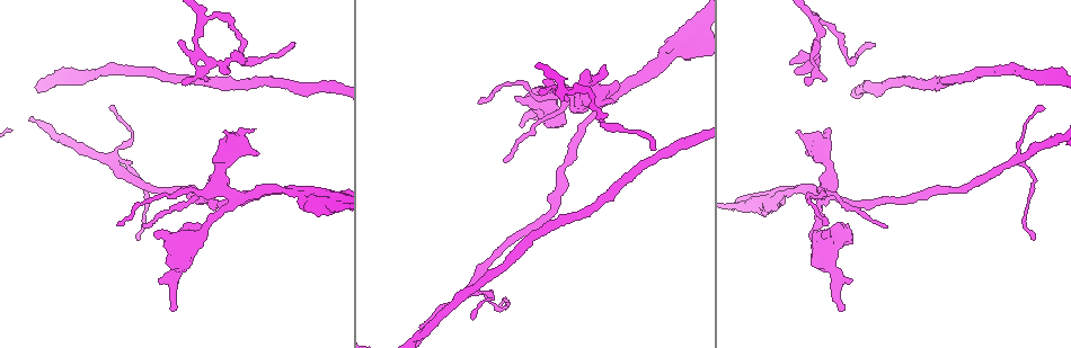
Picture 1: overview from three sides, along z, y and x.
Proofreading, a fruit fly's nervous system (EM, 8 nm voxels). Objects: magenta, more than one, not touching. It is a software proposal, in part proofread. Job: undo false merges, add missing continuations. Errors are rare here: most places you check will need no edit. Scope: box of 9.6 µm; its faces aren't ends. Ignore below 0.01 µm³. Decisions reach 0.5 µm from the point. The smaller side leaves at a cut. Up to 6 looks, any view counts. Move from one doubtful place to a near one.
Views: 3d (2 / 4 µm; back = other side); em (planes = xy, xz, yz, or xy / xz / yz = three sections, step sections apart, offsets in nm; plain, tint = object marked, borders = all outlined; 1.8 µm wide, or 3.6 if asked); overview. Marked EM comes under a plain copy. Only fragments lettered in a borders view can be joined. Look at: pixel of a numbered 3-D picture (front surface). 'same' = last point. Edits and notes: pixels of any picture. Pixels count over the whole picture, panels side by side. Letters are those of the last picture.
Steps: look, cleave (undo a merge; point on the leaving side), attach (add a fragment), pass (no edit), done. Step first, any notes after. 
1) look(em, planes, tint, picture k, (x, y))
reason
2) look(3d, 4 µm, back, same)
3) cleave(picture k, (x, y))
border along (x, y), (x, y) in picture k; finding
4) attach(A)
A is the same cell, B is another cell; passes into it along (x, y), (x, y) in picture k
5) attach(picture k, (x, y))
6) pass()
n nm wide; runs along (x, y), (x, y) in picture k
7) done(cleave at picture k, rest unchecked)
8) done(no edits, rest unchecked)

look(em, 3.6 µm, planes, borders, picture 1, (242, 63))
free end

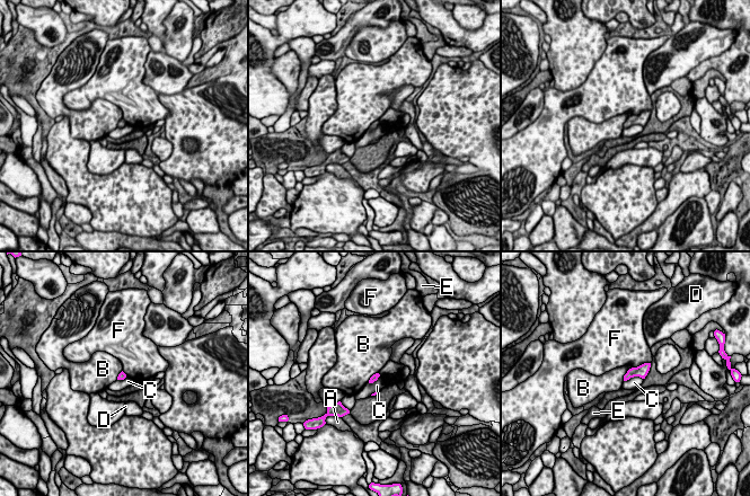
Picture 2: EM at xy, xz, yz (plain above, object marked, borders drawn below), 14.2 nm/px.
pass()
A, B, C, D, E and F are other cells; border along (643, 378), (631, 377), (624, 381) in picture 2; no lettered fragment goes on from it

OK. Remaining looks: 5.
look(em, planes, borders, picture 1, (236, 199))
looks like a crossing

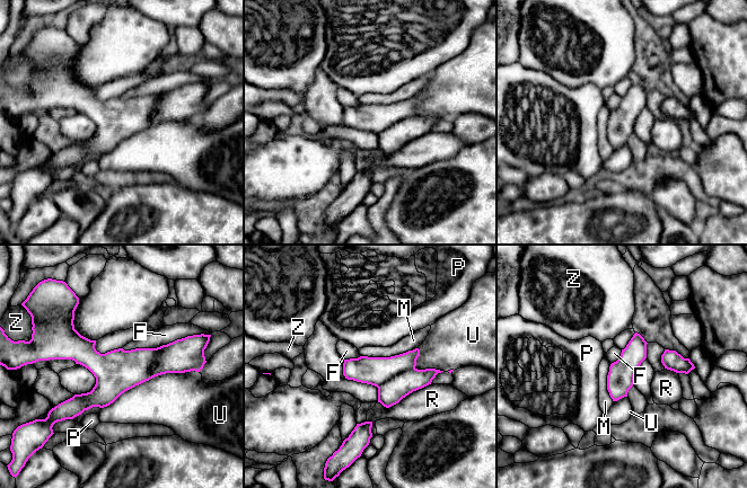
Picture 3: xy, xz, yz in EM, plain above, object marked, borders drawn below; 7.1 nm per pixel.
pass()
F, M, P, R, U and Z are other cells; runs along (52, 354), (185, 365) in picture 3; continuous, no second cell

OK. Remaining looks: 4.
look(em, planes, borders, picture 1, (807, 82))
tapers out

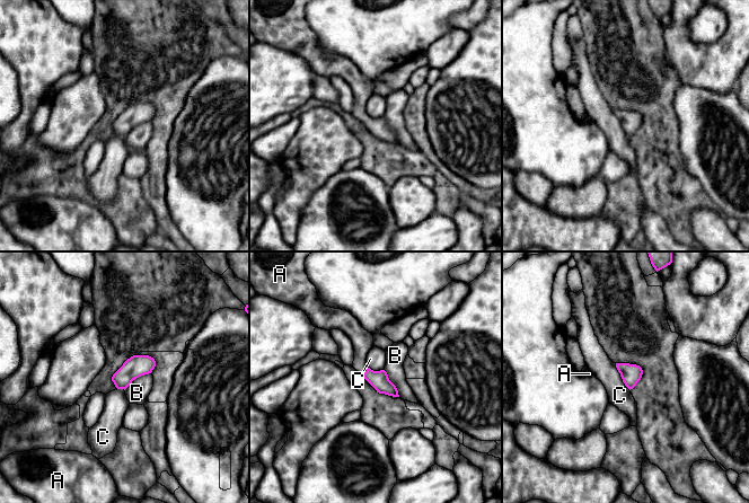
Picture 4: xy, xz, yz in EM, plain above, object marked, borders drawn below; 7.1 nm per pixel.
pass()
A, B and C are other cells; border along (615, 363), (622, 381), (629, 390) in picture 4; no lettered fragment goes on from it

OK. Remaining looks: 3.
done(no edits, rest unchecked)

